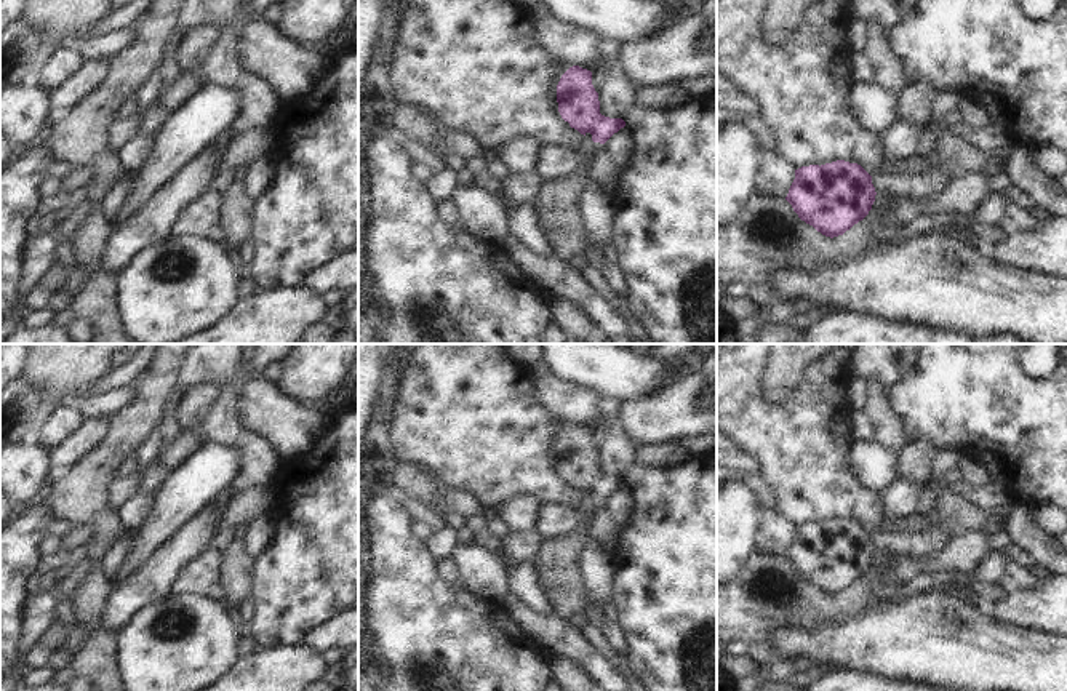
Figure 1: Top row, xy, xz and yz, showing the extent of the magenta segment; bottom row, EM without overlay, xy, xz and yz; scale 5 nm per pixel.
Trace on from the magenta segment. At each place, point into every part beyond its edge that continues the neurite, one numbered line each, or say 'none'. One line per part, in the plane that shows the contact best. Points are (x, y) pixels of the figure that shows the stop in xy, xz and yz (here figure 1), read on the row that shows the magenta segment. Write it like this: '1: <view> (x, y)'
none

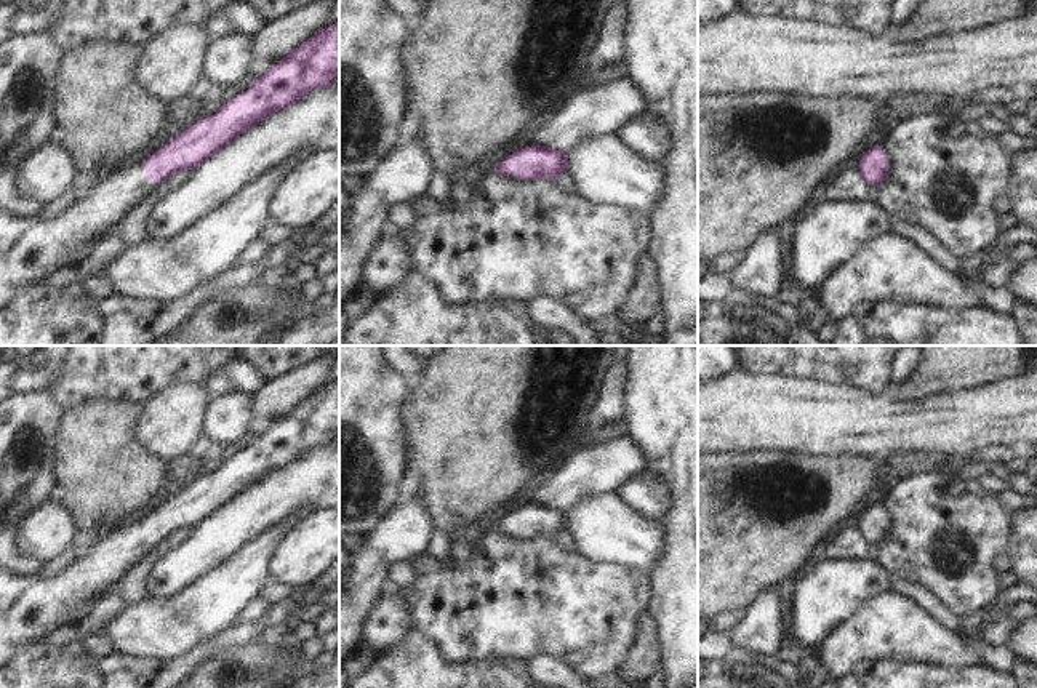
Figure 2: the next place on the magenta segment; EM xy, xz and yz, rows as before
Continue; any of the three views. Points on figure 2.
1: xy (31, 250)

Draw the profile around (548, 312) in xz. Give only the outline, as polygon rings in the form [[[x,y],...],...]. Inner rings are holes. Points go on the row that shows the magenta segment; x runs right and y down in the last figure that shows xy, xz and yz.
[[[543,294],[528,299],[527,304],[530,315],[543,331],[562,328],[573,336],[578,346],[610,346],[602,339],[603,326],[600,323],[589,322],[560,298]]]

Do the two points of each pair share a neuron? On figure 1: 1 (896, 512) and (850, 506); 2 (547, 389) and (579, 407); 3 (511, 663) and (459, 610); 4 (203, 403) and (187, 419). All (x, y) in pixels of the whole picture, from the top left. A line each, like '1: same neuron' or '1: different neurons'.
1: different neurons
2: same neuron
3: same neuron
4: same neuron

